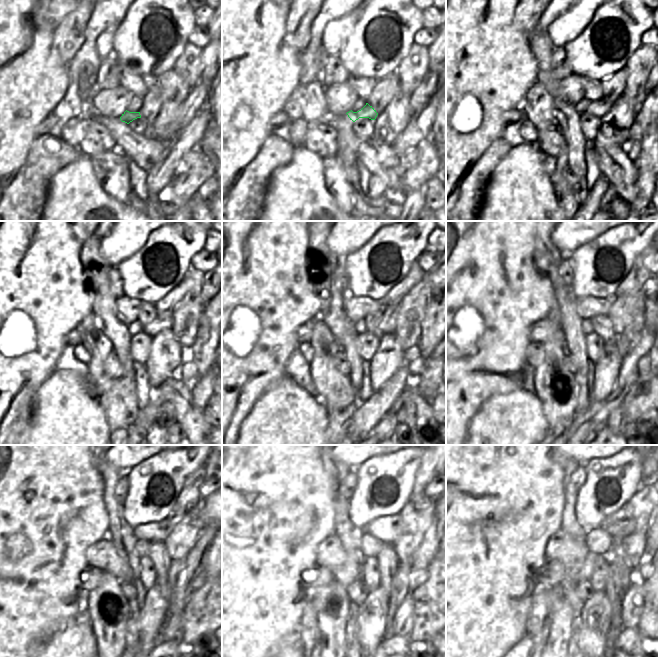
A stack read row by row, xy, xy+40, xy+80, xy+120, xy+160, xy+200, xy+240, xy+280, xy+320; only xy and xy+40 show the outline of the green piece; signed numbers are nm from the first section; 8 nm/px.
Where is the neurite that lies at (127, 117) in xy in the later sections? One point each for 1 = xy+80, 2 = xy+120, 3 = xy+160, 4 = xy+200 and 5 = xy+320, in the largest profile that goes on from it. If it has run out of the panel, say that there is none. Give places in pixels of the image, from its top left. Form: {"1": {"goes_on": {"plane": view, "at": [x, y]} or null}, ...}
{"1": {"goes_on": {"plane": "xy+80", "at": [599, 107]}}, "2": {"goes_on": {"plane": "xy+120", "at": [157, 325]}}, "3": {"goes_on": {"plane": "xy+160", "at": [389, 323]}}, "4": {"goes_on": {"plane": "xy+200", "at": [624, 310]}}, "5": {"goes_on": {"plane": "xy+320", "at": [635, 543]}}}

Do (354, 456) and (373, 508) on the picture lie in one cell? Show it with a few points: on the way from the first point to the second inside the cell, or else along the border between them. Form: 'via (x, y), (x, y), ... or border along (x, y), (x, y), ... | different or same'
border along (380, 456), (371, 456), (352, 469) | different

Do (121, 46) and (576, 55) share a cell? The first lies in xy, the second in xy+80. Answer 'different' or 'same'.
same

